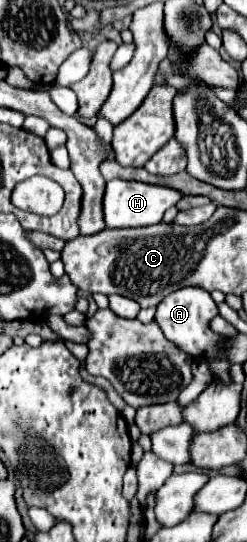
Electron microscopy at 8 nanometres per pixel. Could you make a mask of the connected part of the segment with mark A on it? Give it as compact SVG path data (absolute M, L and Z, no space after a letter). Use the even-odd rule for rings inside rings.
M183 287L177 289L173 293L169 293L159 305L157 305L157 313L155 313L155 321L159 323L161 331L165 333L165 337L169 341L173 341L179 349L183 349L189 357L193 359L205 359L211 367L211 373L215 379L221 381L231 381L229 377L229 363L227 361L217 361L217 345L223 339L221 335L213 333L209 329L209 321L217 315L217 305L211 299L211 295L201 289L201 287Z

